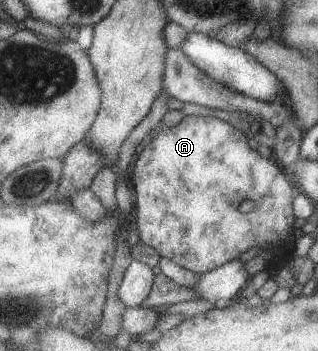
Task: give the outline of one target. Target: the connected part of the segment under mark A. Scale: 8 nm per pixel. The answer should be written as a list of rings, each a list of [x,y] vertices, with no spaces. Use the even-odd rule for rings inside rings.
[[[186,115],[183,117],[183,119],[173,127],[166,128],[165,130],[159,129],[153,134],[153,138],[150,140],[150,143],[144,148],[142,153],[139,155],[136,164],[134,166],[133,170],[133,182],[134,182],[134,188],[136,191],[136,209],[137,217],[135,219],[135,226],[136,229],[139,231],[139,236],[141,238],[141,242],[144,244],[150,245],[151,247],[154,247],[156,251],[160,253],[160,256],[162,258],[165,258],[166,260],[172,261],[174,264],[177,264],[179,267],[187,268],[189,271],[192,271],[196,275],[200,275],[205,272],[210,272],[211,270],[214,270],[215,268],[218,268],[219,266],[225,265],[227,262],[230,262],[231,260],[234,260],[235,258],[238,258],[242,253],[246,252],[252,247],[256,246],[263,246],[264,248],[272,248],[273,254],[275,255],[275,259],[267,266],[267,272],[265,274],[262,274],[260,278],[263,278],[264,275],[269,275],[269,272],[274,266],[277,266],[282,260],[285,260],[286,258],[292,257],[293,252],[293,243],[294,243],[294,237],[292,237],[293,234],[293,222],[295,220],[293,215],[293,208],[292,208],[292,199],[296,195],[295,186],[292,185],[290,182],[290,176],[283,170],[283,168],[276,162],[274,158],[265,159],[264,157],[261,157],[255,150],[250,149],[250,147],[247,146],[247,138],[240,132],[238,129],[235,129],[230,123],[226,123],[226,121],[218,120],[215,117],[198,117],[194,115]],[[244,199],[250,199],[250,202],[253,202],[255,204],[254,212],[244,211],[244,213],[240,213],[238,211],[238,205],[244,201]]]

